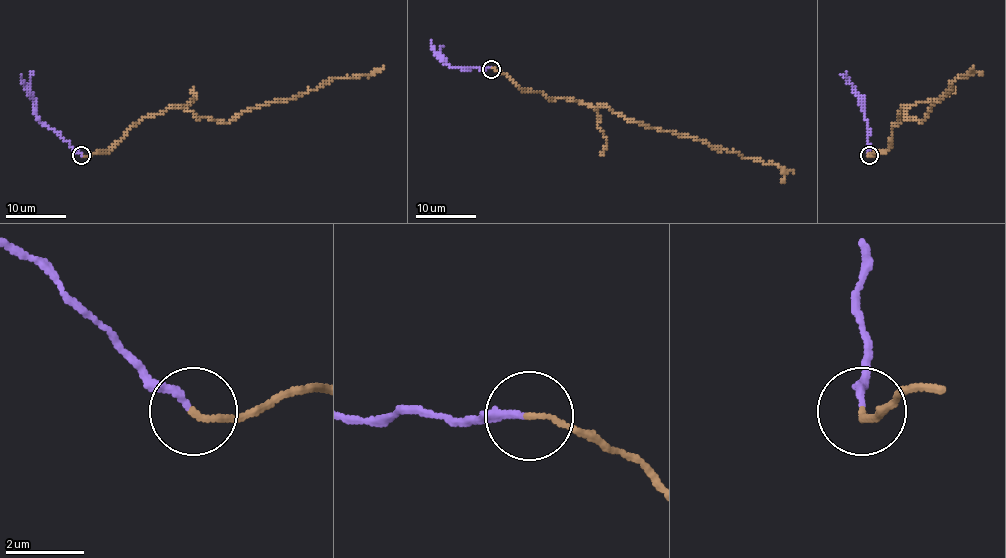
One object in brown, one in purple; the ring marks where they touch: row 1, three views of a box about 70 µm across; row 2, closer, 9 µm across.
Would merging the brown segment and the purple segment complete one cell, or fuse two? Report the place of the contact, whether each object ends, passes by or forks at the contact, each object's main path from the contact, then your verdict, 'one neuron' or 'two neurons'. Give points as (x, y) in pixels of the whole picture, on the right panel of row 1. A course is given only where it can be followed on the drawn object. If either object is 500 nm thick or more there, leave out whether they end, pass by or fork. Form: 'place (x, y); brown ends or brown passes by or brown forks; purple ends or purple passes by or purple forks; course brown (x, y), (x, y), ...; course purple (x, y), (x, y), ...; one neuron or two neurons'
place (869, 155); brown ends; purple ends; course brown (868, 155), (888, 149), (892, 127), (904, 105), (907, 119), (922, 122), (936, 101), (972, 66); course purple (868, 155), (868, 128), (861, 99), (841, 74); two neurons

